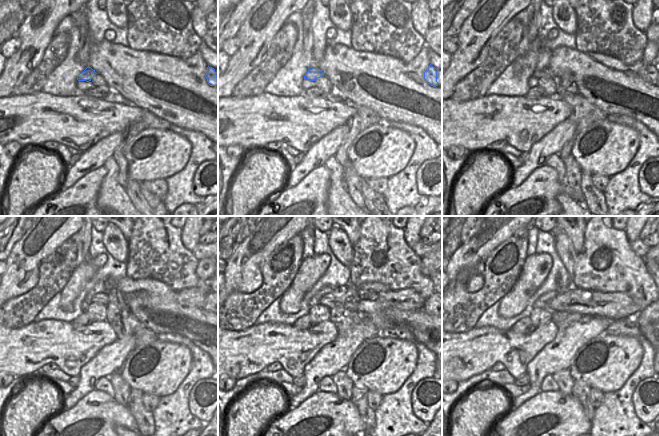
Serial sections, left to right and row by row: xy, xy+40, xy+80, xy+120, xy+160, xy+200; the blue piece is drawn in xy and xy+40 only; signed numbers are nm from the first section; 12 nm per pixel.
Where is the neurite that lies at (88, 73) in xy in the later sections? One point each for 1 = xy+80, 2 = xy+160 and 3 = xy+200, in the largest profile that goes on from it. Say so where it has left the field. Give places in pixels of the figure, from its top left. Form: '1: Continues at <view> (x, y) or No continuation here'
1: Continues at xy+80 (544, 73)
2: Continues at xy+160 (363, 301)
3: Continues at xy+200 (572, 299).

